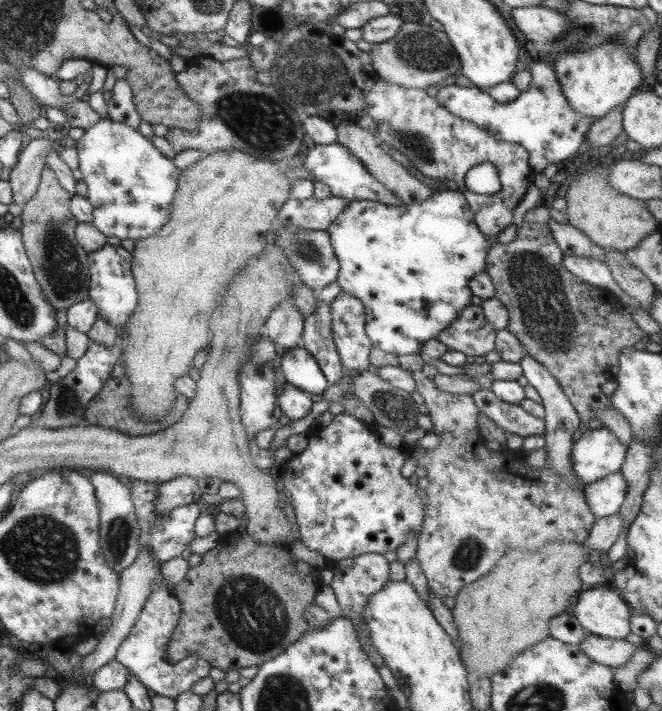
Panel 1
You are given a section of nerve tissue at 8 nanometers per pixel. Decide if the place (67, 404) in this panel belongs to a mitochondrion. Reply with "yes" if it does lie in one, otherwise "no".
yes

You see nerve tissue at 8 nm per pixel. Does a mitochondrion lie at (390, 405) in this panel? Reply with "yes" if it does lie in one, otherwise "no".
yes

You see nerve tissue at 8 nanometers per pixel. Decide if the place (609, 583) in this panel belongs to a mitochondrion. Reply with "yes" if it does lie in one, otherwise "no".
no

